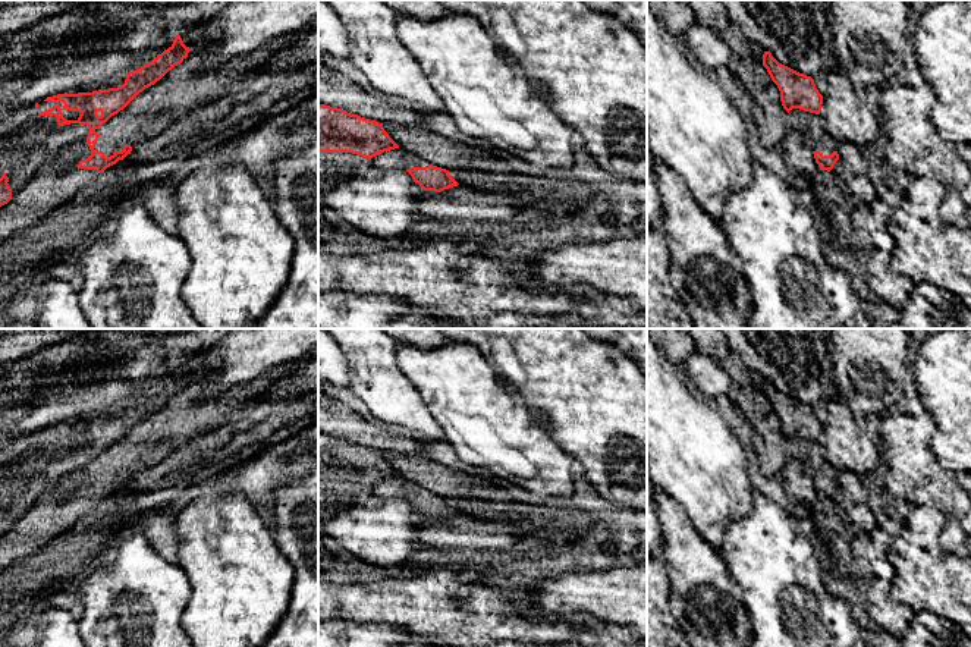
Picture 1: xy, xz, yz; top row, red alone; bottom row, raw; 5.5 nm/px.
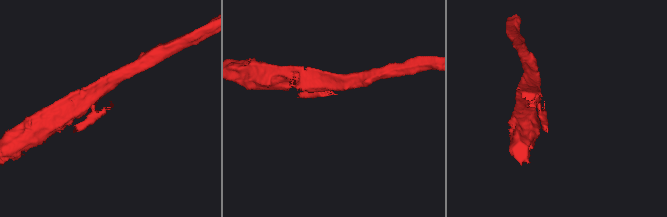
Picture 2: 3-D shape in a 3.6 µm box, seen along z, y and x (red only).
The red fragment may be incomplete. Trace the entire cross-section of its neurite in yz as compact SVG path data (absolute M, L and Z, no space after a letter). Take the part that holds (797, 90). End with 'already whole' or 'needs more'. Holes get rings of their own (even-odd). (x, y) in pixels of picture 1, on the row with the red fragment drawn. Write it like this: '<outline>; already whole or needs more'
M770 51L763 54L763 66L780 91L783 109L792 109L820 114L823 95L816 88L814 79L779 63Z; already whole

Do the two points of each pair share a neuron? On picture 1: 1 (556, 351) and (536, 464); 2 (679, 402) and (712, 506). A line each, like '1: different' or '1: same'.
1: different
2: same

